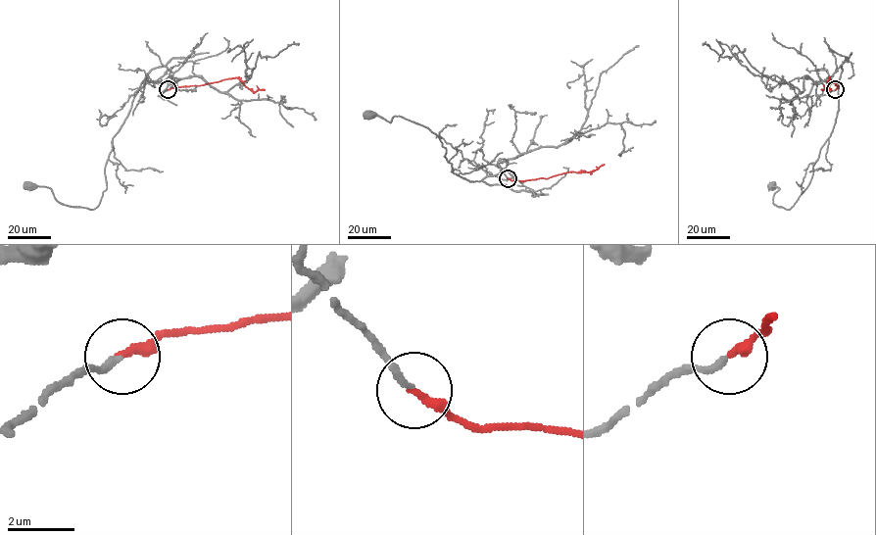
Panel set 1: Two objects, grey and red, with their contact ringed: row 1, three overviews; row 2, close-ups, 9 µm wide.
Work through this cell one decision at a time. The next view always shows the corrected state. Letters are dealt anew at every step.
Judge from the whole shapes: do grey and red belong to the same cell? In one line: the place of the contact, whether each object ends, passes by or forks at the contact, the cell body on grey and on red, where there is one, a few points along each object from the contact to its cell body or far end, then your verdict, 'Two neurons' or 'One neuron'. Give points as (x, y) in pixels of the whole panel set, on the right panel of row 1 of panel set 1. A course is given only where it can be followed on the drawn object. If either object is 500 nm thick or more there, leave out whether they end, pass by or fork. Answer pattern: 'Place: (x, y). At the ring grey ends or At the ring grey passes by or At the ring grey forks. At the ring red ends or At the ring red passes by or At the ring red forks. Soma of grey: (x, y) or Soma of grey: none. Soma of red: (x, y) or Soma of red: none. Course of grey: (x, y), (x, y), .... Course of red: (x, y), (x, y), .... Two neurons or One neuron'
Place: (835, 89). At the ring grey ends. At the ring red ends. Soma of grey: (772, 186). Soma of red: none. Course of grey: (835, 89), (815, 88), (836, 82), (838, 111), (807, 188), (786, 210), (773, 202), (779, 188), (770, 184). Course of red: (835, 89), (838, 86), (829, 77), (829, 89), (821, 89). One neuron

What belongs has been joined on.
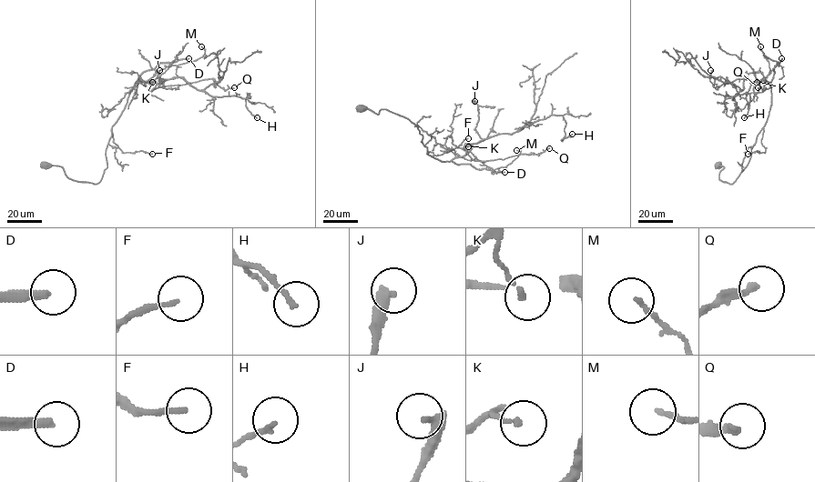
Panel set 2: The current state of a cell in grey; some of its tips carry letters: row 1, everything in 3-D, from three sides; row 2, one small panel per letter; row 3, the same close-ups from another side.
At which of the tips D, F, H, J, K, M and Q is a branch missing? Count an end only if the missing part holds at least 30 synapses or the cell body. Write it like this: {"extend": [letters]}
{"extend": ["D"]}

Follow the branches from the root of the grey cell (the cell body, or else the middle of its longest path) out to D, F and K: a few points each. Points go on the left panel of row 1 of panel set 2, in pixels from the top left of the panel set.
D: (45, 165), (61, 166), (76, 181), (97, 184), (107, 166), (111, 127), (138, 76), (159, 63), (188, 58)
F: (45, 165), (61, 166), (76, 181), (97, 184), (107, 166), (111, 127), (113, 142), (124, 153), (152, 154)
K: (45, 165), (61, 166), (76, 181), (97, 184), (107, 166), (111, 127), (134, 85), (152, 82)

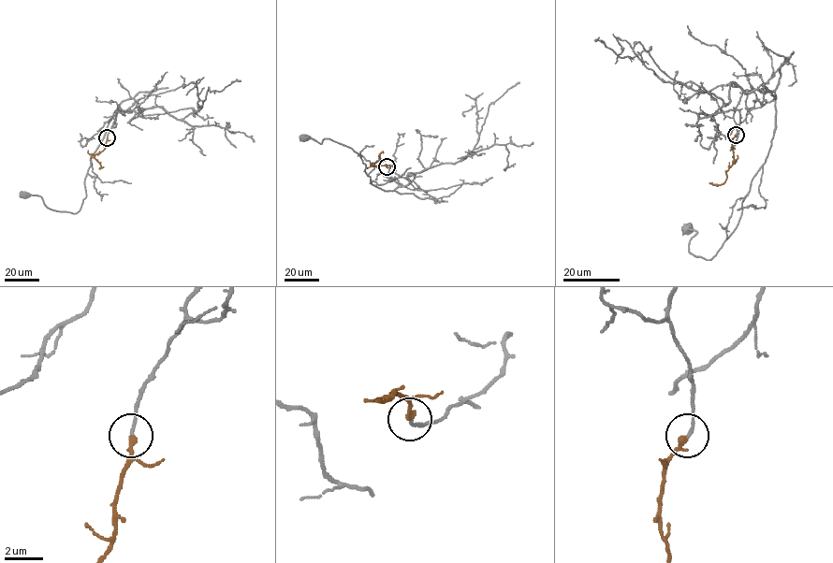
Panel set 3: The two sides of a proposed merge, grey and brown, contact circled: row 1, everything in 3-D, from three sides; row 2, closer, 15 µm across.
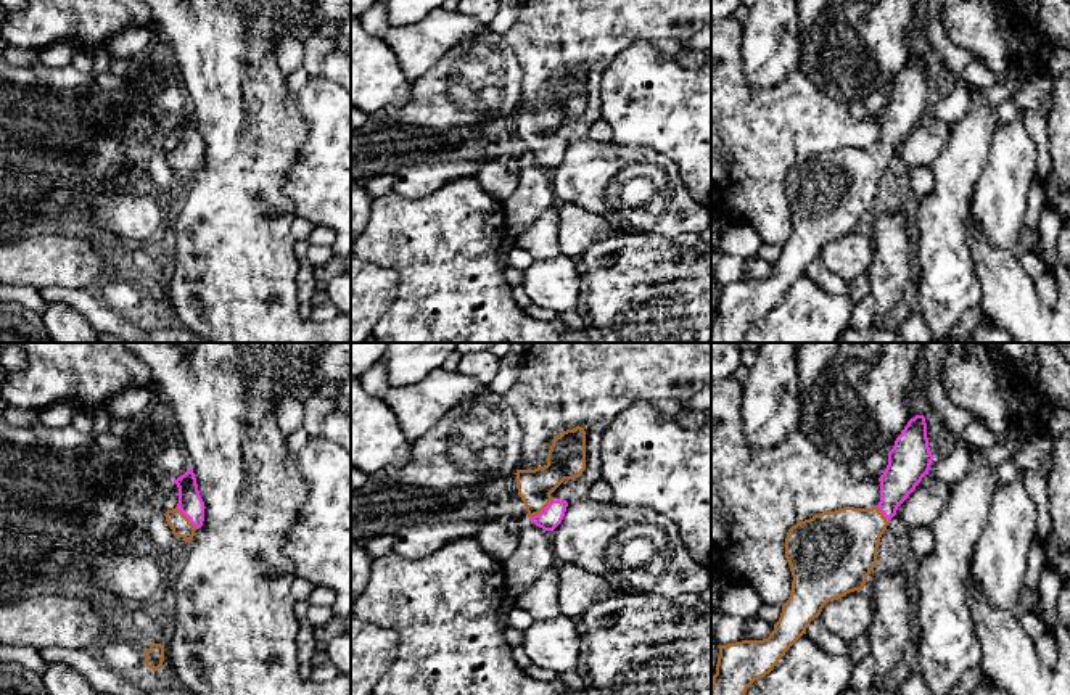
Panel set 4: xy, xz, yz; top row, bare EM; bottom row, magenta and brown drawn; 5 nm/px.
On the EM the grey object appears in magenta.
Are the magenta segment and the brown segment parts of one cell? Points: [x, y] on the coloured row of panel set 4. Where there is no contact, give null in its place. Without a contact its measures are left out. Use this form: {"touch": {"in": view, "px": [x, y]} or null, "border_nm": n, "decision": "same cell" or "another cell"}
{"touch": {"in": "xz", "px": [541, 512]}, "border_nm": 160, "decision": "same cell"}

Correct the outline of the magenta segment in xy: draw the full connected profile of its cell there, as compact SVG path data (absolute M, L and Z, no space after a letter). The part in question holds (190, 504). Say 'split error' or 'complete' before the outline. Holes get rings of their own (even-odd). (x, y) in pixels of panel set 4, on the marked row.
split error | M191 468L180 478L174 479L174 483L179 487L179 504L175 508L167 510L164 516L172 534L183 537L190 544L195 531L203 526L206 507Z

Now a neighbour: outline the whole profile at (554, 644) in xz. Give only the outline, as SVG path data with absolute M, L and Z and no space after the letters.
M555 616L534 621L525 631L523 648L531 663L557 674L576 671L579 663L582 634L573 618Z

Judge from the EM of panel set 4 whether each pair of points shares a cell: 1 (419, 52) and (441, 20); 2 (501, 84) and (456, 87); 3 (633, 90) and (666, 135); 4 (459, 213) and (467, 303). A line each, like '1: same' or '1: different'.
1: same
2: same
3: same
4: same

